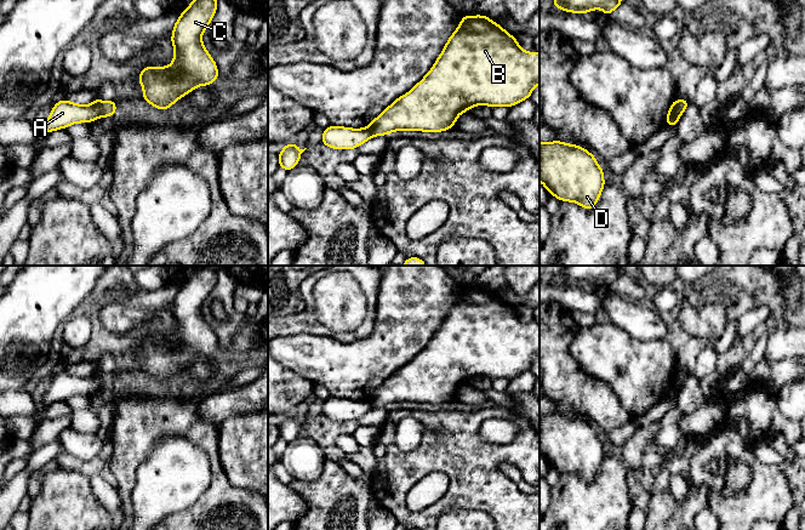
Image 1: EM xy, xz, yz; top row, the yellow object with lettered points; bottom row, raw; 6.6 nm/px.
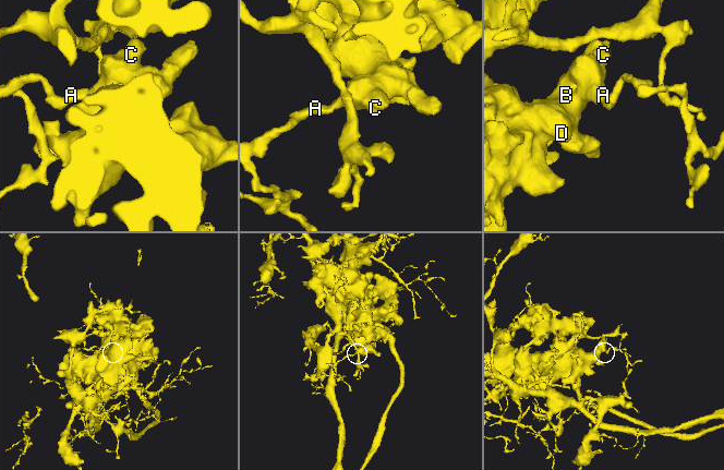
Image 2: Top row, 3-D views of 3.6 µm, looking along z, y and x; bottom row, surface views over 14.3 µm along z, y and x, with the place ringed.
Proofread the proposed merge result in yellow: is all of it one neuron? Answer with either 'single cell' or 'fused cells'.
fused cells

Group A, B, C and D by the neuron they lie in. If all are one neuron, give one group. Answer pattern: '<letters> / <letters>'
A / B C D

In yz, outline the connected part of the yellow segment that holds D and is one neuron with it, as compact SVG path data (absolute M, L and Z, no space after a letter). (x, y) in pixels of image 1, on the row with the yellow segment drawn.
M559 139L552 143L539 142L539 181L550 195L560 201L573 201L592 210L605 187L604 170L598 165L594 154L576 144L565 144Z

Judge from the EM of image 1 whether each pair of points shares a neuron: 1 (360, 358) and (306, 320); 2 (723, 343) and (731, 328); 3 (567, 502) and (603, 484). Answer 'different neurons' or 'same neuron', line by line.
1: different neurons
2: same neuron
3: same neuron

